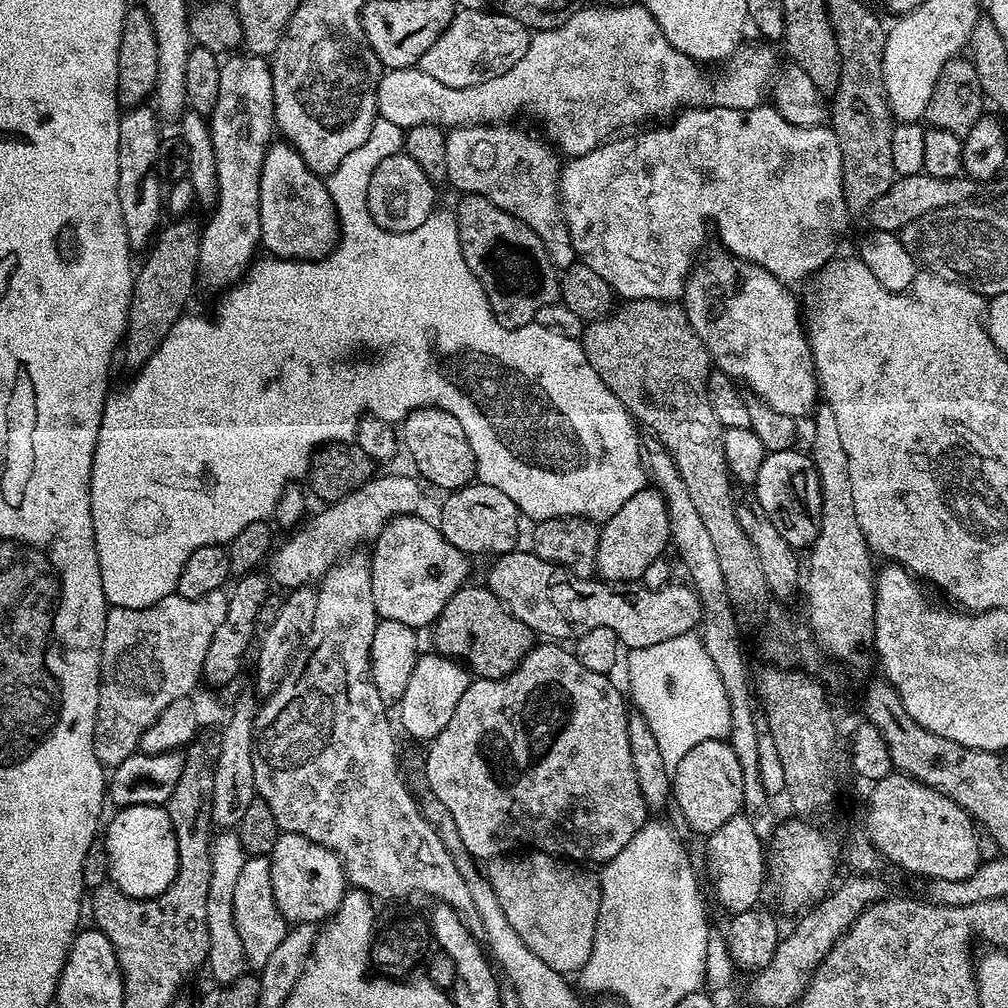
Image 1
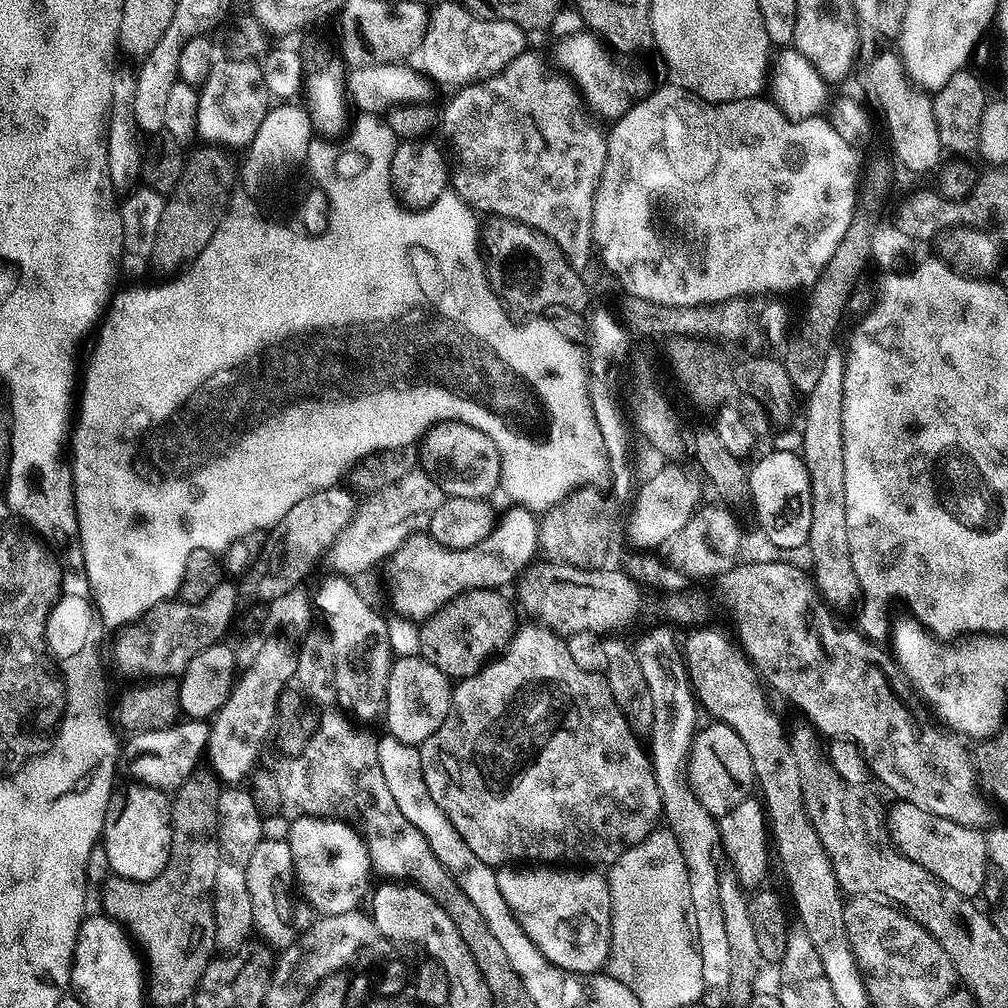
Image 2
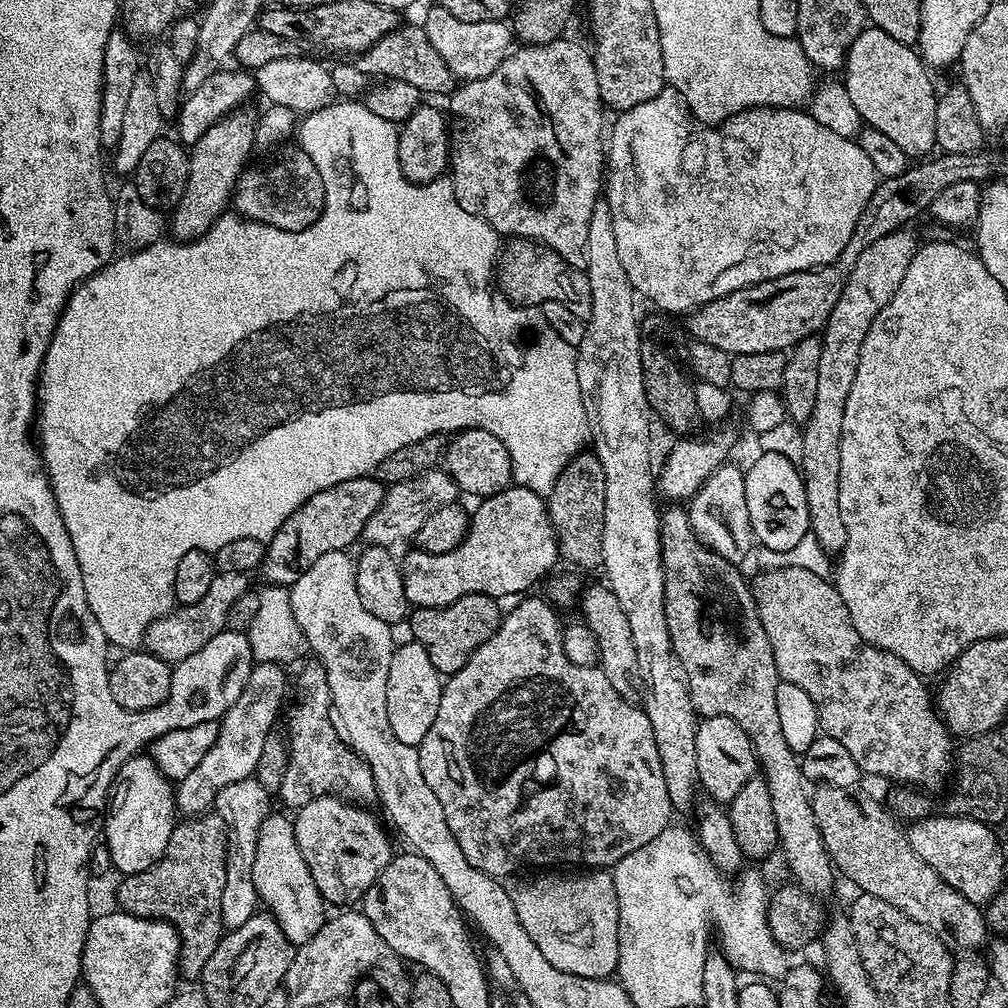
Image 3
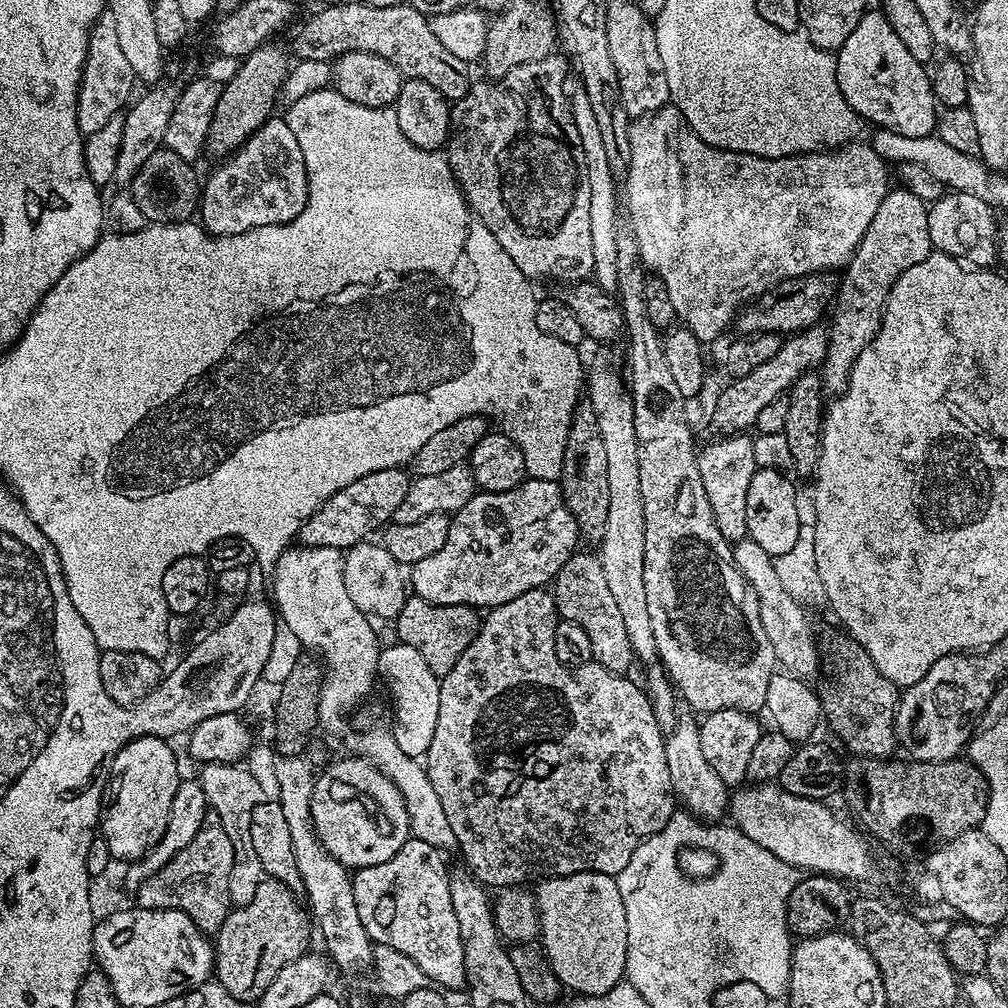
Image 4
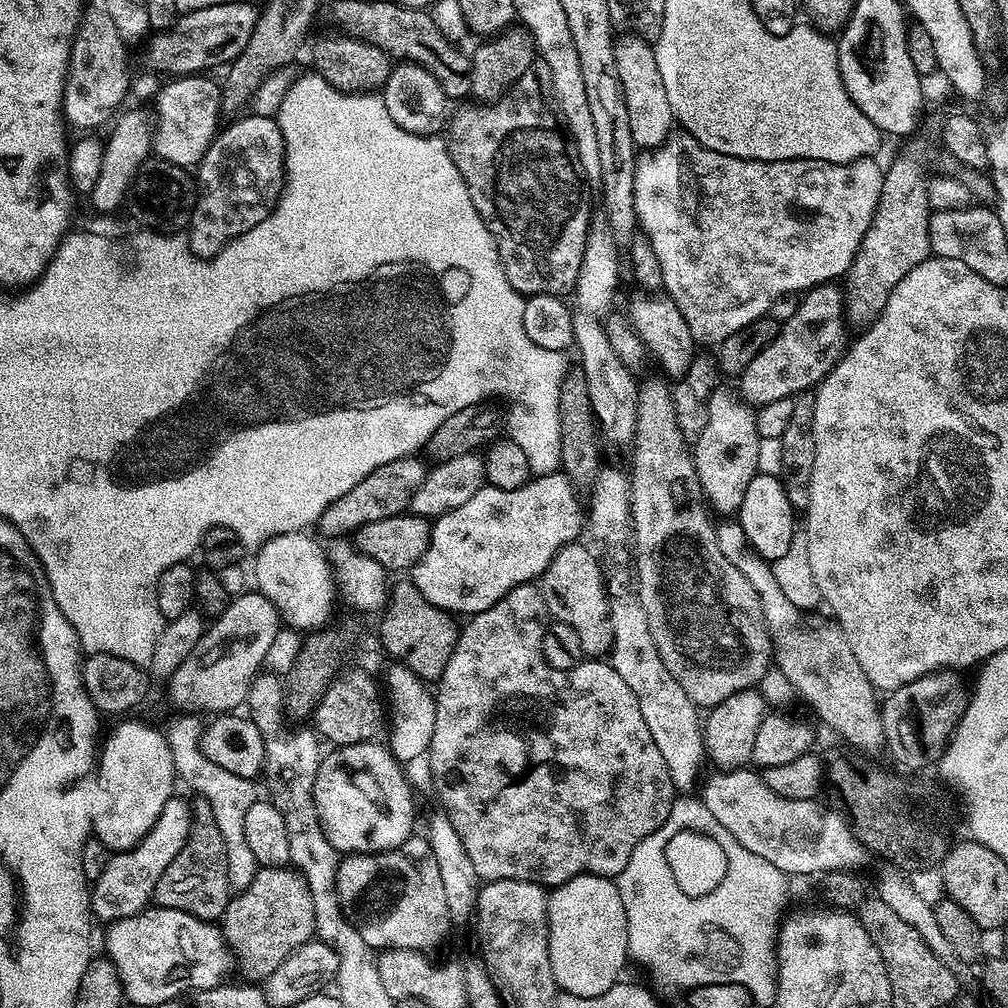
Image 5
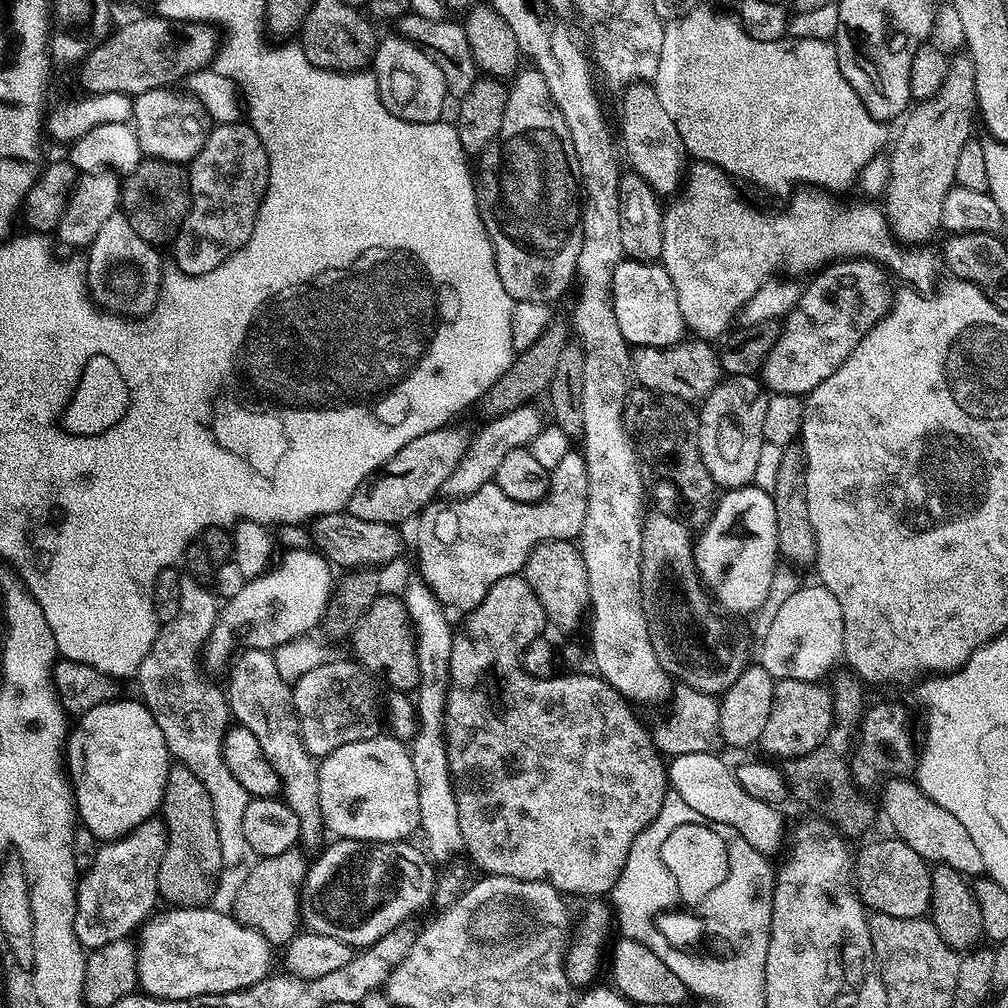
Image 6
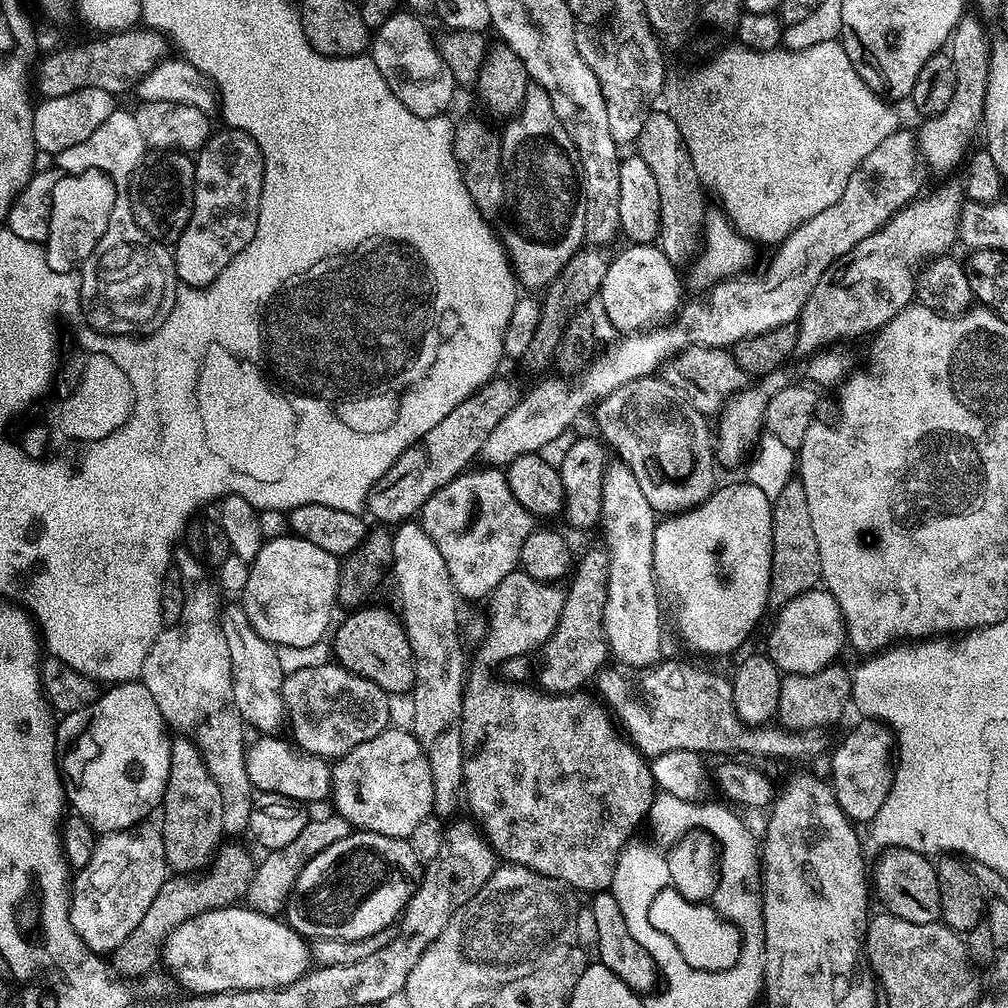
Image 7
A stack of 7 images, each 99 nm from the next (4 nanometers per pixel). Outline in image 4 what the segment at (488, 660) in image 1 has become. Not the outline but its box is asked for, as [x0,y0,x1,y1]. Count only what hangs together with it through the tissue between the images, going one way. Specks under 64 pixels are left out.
[394,594,481,678]

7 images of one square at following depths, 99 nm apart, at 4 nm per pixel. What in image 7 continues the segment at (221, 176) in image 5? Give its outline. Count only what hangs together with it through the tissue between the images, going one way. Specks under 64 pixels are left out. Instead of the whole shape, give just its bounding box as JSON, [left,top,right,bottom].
[174,127,264,288]

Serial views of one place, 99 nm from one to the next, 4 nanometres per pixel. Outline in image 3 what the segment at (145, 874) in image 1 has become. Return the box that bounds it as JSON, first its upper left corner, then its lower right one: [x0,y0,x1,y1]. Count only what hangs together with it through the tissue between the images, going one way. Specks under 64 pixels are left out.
[102,755,178,876]

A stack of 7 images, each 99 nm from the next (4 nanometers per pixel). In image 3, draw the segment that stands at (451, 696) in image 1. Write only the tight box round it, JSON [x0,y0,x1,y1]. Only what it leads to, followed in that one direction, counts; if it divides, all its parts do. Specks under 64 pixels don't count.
[387,640,443,747]

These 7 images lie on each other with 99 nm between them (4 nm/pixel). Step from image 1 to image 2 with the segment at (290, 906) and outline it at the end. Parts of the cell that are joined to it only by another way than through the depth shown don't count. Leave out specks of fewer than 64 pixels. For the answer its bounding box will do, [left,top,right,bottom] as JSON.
[286,816,372,916]

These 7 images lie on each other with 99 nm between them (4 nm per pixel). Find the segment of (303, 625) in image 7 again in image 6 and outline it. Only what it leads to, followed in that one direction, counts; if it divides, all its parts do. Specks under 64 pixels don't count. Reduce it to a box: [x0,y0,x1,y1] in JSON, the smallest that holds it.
[202,548,334,665]

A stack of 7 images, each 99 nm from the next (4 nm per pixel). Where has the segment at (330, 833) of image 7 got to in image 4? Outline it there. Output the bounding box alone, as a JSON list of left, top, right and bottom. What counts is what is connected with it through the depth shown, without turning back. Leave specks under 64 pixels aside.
[214,878,314,1001]

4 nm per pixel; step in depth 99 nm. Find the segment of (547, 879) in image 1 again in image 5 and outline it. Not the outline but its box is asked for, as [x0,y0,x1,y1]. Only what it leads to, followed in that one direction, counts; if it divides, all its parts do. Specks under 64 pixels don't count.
[548,876,629,998]

